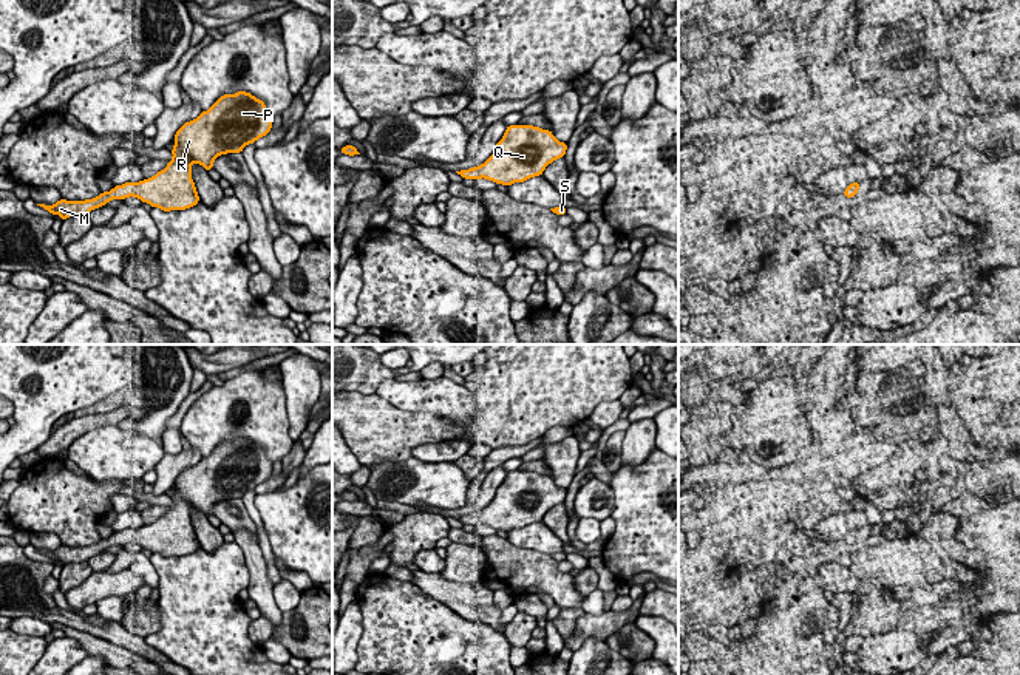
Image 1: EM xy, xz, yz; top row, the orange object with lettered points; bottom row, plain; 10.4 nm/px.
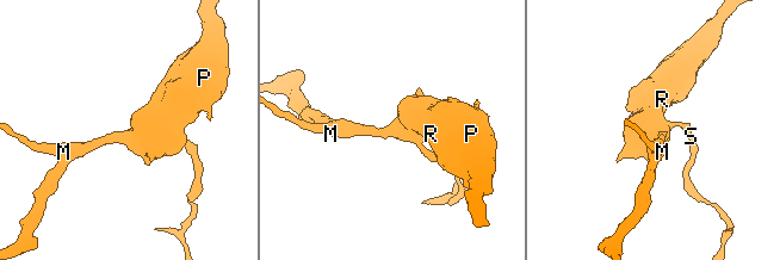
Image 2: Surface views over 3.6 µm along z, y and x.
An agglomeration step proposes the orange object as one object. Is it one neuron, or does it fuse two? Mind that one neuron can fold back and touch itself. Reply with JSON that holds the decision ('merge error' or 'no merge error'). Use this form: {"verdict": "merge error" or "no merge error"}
{"verdict": "no merge error"}

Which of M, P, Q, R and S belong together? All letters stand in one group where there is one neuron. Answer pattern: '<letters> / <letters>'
M P Q R S

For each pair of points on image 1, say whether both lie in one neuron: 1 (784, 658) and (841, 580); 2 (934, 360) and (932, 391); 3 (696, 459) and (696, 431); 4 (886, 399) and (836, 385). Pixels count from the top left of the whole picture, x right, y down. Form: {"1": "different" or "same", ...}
{"1": "different", "2": "same", "3": "same", "4": "different"}

